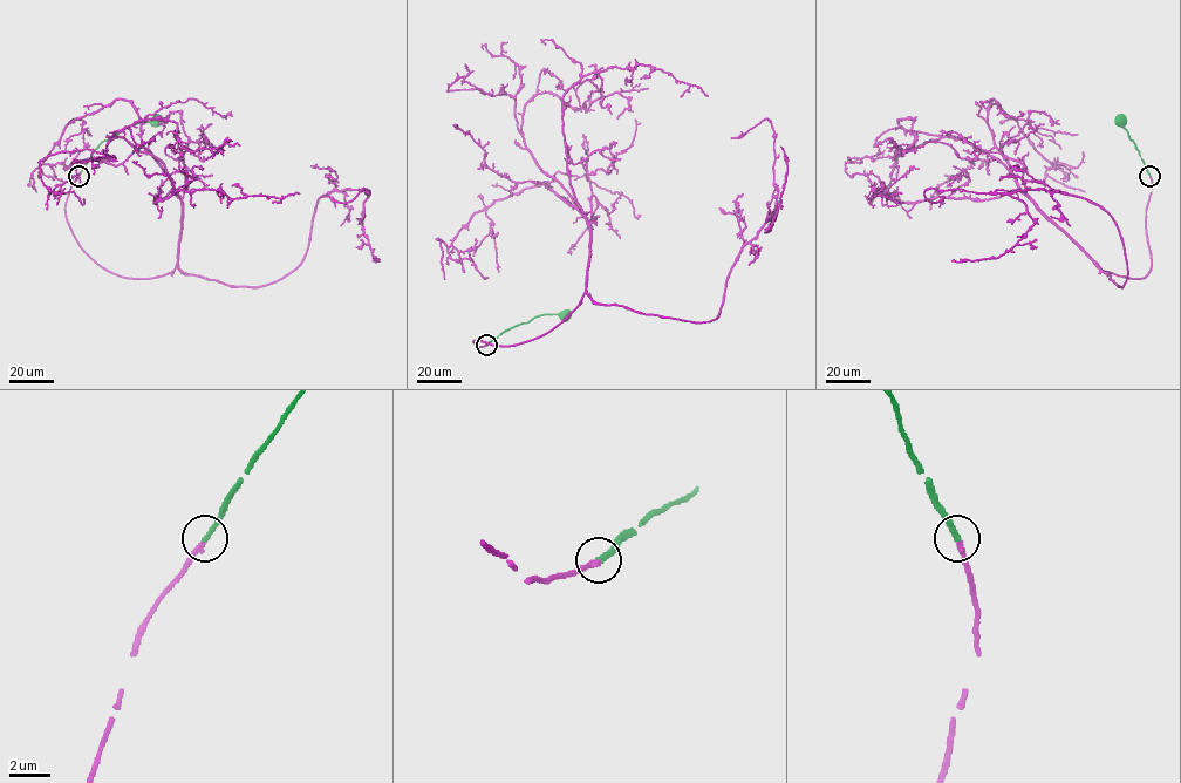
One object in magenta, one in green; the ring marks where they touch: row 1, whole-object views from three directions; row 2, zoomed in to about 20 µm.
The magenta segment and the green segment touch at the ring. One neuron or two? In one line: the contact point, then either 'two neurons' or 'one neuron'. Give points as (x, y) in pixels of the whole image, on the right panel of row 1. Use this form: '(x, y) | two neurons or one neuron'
(1149, 176) | one neuron

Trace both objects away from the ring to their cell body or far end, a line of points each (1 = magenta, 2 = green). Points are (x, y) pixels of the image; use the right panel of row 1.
1: (1149, 176), (1148, 273), (1096, 263), (1123, 287), (1115, 223), (1053, 190), (951, 260)
2: (1149, 176), (1121, 121)

